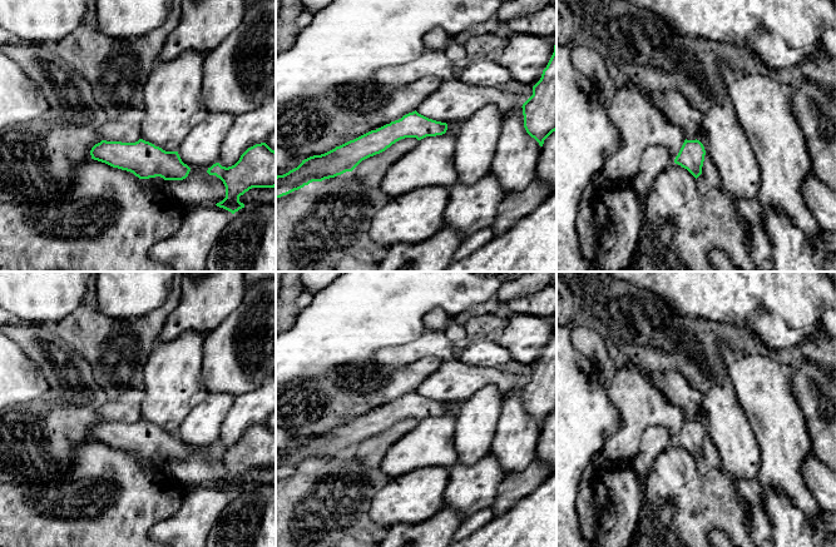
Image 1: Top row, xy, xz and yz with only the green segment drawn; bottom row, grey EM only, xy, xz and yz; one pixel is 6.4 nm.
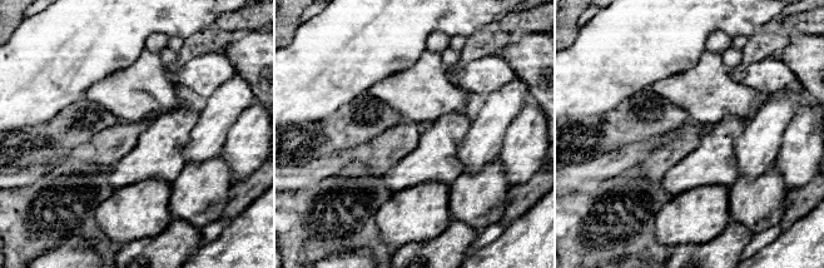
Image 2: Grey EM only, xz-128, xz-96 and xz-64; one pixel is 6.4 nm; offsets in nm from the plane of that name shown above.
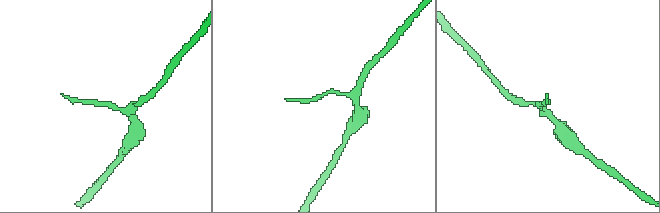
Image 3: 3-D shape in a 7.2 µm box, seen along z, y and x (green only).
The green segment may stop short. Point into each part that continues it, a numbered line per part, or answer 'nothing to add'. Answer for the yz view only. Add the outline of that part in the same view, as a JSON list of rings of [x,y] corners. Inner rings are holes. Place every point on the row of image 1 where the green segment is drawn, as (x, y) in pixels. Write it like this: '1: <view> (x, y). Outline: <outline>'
nothing to add

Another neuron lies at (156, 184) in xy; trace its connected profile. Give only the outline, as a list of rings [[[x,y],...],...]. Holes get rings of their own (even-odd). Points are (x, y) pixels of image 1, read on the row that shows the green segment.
[[[155,176],[149,179],[140,179],[140,183],[143,184],[145,190],[159,195],[163,194],[163,185],[164,185],[163,178]]]

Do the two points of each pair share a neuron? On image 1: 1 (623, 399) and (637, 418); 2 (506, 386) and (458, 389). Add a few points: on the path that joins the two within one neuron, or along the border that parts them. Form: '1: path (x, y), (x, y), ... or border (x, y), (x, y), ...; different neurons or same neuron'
1: path (628, 404), (637, 413); same neuron
2: path (494, 378), (470, 378); same neuron

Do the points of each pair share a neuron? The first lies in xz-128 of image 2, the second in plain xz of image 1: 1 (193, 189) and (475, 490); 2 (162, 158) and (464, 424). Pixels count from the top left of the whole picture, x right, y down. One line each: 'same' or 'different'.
1: same
2: different

